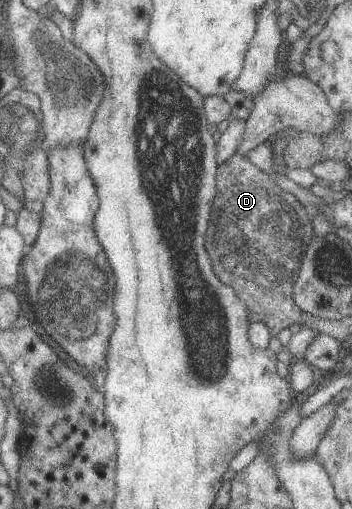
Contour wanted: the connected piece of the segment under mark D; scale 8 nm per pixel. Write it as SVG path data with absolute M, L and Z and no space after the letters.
M235 153L232 157L226 158L226 161L217 164L215 171L215 194L212 200L212 207L210 217L208 220L208 227L203 235L203 244L207 251L207 259L210 261L211 268L216 274L216 277L227 286L232 286L235 294L245 303L247 307L247 320L249 323L262 322L267 325L271 337L282 331L285 327L289 327L293 323L300 324L302 315L301 309L293 302L293 283L297 278L299 271L300 260L303 258L303 253L307 248L308 243L314 236L312 220L308 217L308 208L304 208L303 205L296 200L294 194L283 191L272 181L272 175L266 172L260 171L258 167L252 165L245 155Z

